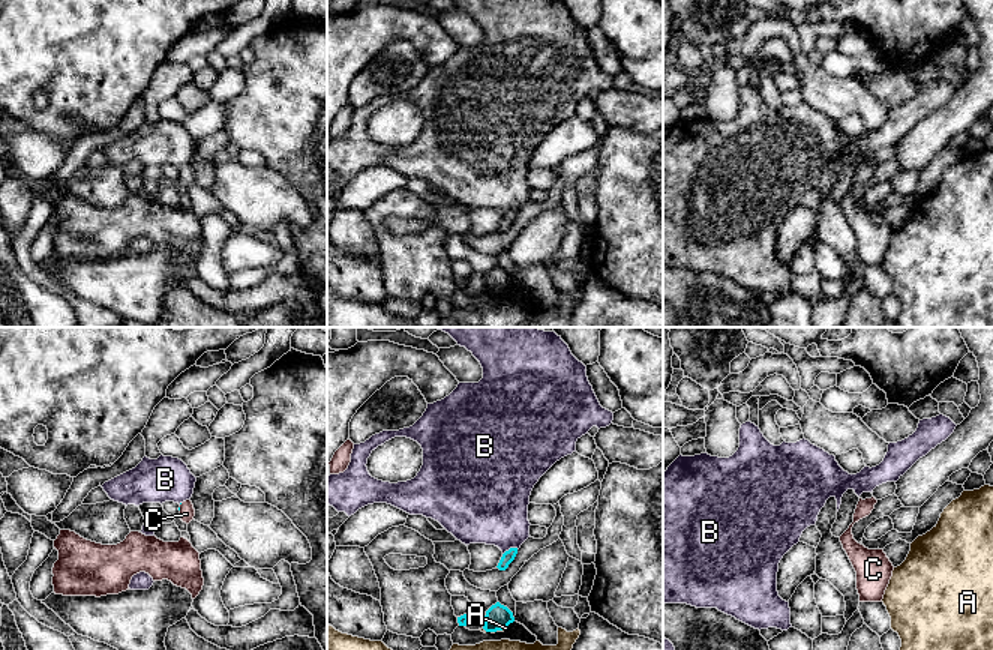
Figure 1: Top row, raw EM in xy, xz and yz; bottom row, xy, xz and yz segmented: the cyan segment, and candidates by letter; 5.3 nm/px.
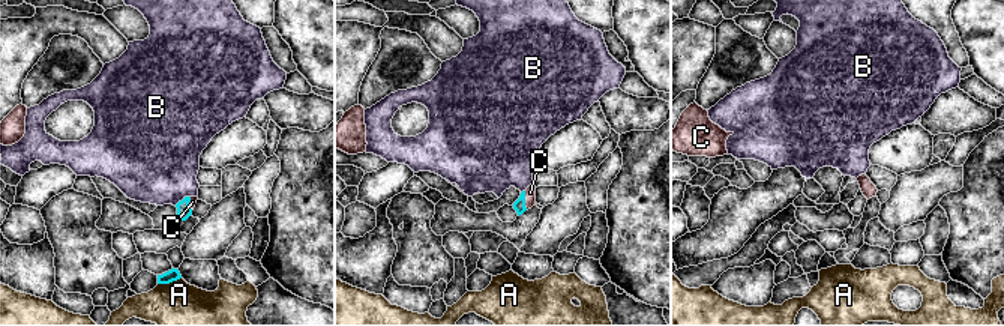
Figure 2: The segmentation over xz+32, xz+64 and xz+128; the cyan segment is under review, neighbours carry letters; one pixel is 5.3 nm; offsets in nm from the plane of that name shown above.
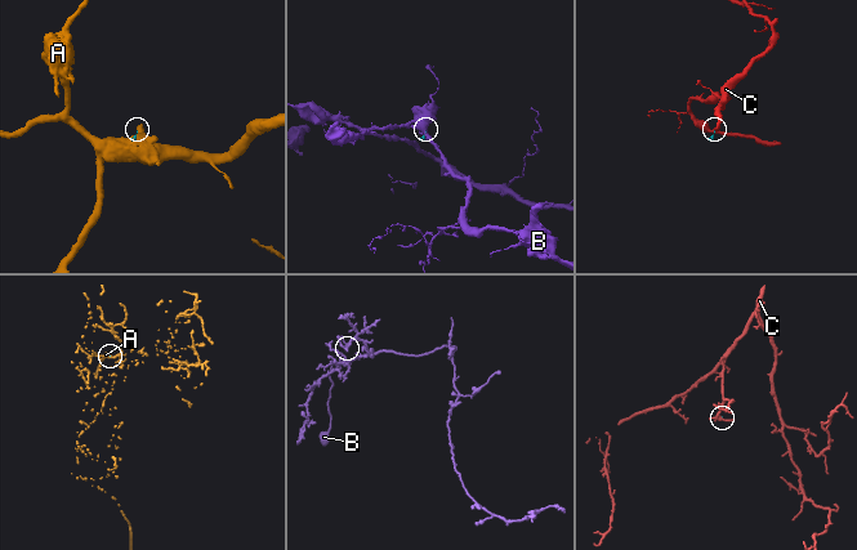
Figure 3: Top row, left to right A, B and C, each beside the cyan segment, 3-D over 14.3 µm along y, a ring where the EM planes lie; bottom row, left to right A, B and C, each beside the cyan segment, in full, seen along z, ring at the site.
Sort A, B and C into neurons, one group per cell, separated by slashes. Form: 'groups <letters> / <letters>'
groups A / B / C

